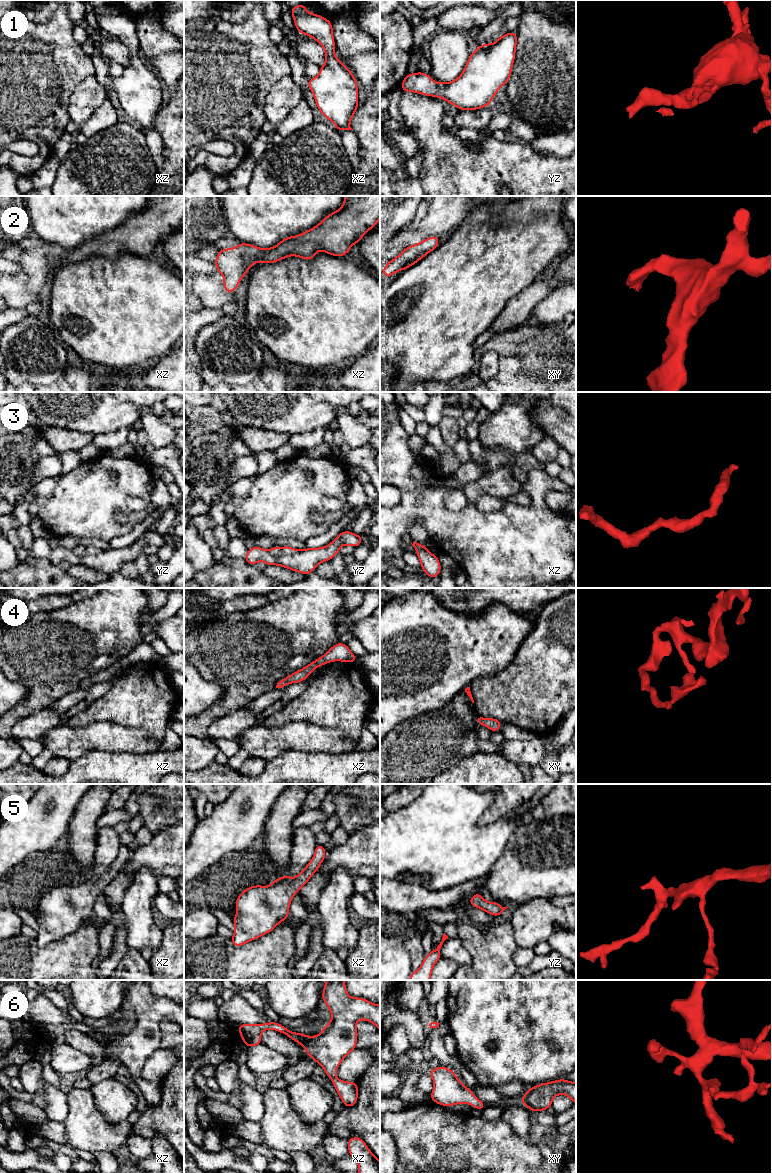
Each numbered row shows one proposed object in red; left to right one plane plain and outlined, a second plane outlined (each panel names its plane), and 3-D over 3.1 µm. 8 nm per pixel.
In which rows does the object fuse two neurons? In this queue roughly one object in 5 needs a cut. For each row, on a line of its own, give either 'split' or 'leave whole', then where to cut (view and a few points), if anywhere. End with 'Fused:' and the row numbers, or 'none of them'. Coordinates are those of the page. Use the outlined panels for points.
1: leave whole; cut none
2: leave whole; cut none
3: leave whole; cut none
4: leave whole; cut none
5: leave whole; cut none
6: leave whole; cut none
Fused: none of them

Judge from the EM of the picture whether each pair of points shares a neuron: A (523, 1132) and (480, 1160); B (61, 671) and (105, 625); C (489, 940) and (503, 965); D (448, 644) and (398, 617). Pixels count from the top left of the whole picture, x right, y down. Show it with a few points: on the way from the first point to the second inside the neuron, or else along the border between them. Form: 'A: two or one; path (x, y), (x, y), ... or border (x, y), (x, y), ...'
A: two; border (500, 1119), (526, 1142)
B: one; path (72, 660), (94, 636)
C: one; path (493, 946), (493, 955), (497, 959)
D: one; path (436, 644), (426, 644), (410, 629)

